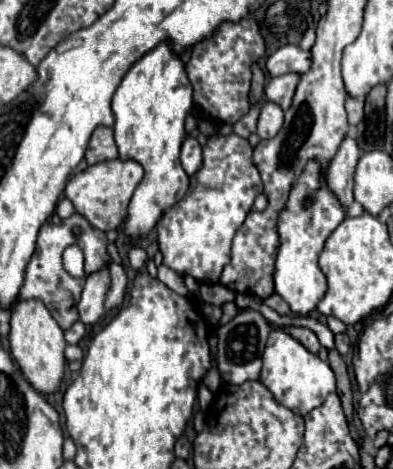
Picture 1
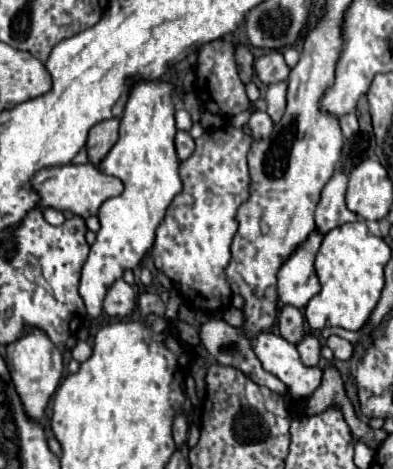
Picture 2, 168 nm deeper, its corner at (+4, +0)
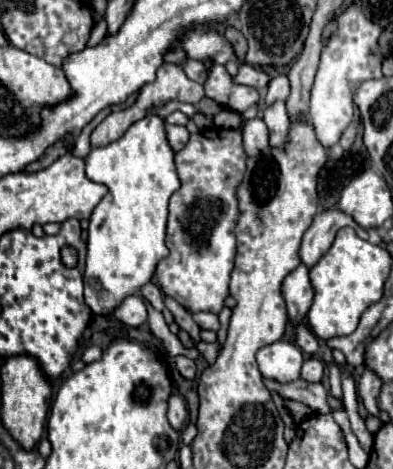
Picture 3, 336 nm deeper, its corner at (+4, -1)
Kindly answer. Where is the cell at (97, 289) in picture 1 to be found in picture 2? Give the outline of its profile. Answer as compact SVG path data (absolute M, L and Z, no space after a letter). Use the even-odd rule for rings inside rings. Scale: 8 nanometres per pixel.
M136 82L124 108L120 138L106 154L106 158L96 164L100 172L122 180L124 190L120 196L108 198L100 206L100 230L96 232L96 242L90 246L90 256L82 268L80 296L90 318L100 316L102 302L110 286L118 278L122 278L126 270L134 270L144 254L152 248L156 228L162 224L166 208L182 190L182 182L178 176L178 156L174 148L176 122L172 90L174 86L166 82Z

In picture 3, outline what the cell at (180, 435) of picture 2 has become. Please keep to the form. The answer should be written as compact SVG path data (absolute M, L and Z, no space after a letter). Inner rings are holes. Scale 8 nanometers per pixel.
M172 395L170 401L168 401L168 421L170 425L176 429L176 431L182 431L184 423L186 423L186 417L188 417L188 411L186 411L186 405L184 405L184 399L180 395Z

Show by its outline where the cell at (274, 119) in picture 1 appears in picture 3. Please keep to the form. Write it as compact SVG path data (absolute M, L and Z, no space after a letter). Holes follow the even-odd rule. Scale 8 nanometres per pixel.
M260 117L248 119L242 125L242 135L244 135L244 149L246 155L260 153L262 149L268 147L268 127Z

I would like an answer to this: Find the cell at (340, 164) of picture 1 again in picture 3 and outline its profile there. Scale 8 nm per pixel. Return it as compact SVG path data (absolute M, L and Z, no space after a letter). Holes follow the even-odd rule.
M338 207L336 209L322 209L320 213L316 213L312 225L308 227L308 231L304 233L304 239L302 239L302 247L300 247L302 263L312 267L318 261L318 257L322 257L322 253L326 253L326 249L332 245L336 231L346 225L354 227L354 231L362 239L368 239L366 229L362 229L350 215L342 213Z

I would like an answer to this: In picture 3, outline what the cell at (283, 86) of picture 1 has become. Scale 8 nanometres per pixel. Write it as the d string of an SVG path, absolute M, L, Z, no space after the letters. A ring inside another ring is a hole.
M274 101L272 105L268 105L264 109L264 121L270 129L270 145L278 147L286 143L286 133L288 133L288 111L286 111L286 103L284 101Z

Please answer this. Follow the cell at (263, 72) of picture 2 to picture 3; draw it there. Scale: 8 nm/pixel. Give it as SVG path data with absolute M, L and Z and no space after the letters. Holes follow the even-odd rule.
M242 63L240 65L240 73L236 75L236 83L242 83L242 85L250 85L254 89L264 89L268 87L270 83L270 75L262 69L262 67L254 67L254 65L248 65L248 63Z

